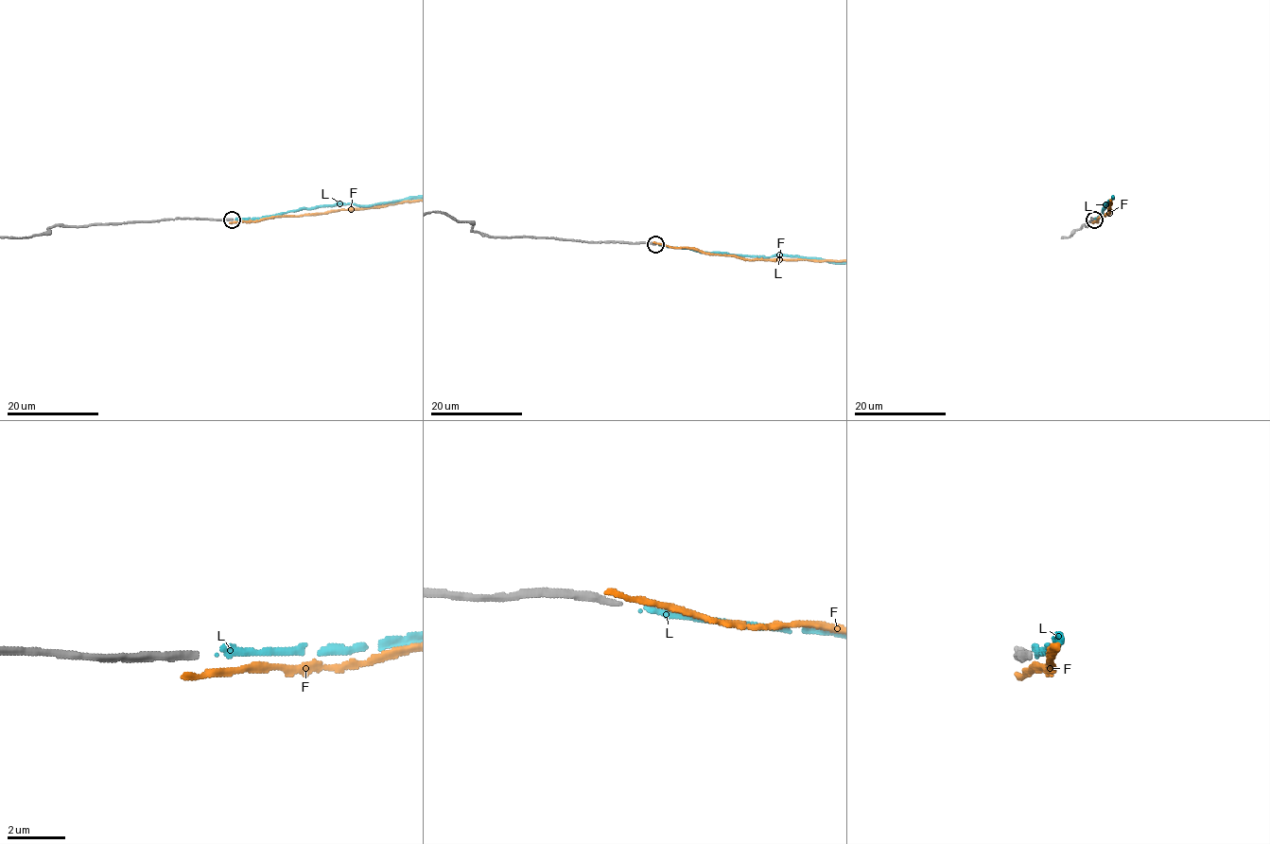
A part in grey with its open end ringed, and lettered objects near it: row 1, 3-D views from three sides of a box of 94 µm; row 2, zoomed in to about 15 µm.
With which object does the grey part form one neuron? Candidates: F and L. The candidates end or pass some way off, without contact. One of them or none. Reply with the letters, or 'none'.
L

